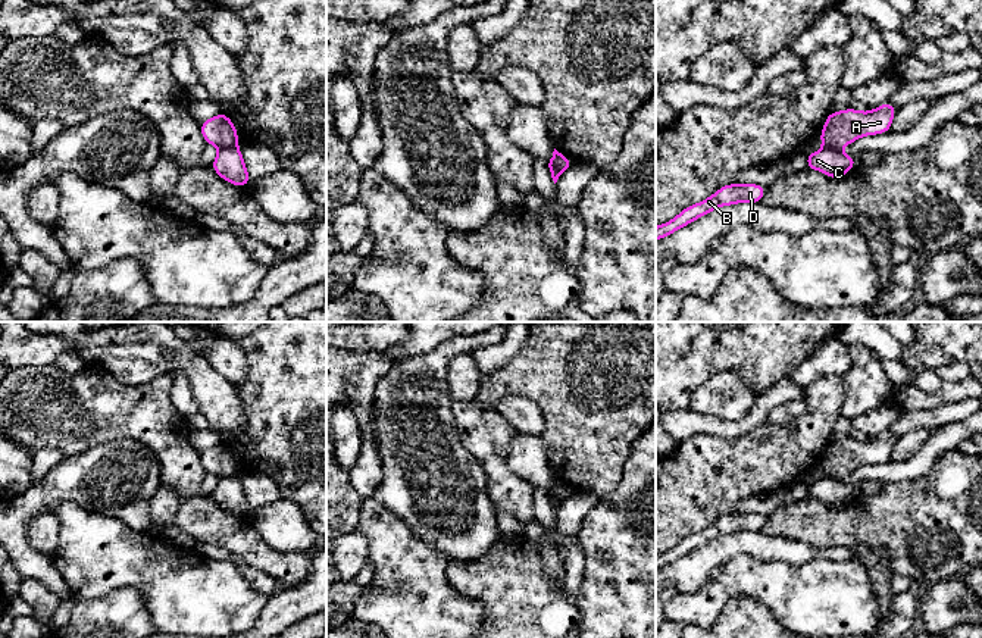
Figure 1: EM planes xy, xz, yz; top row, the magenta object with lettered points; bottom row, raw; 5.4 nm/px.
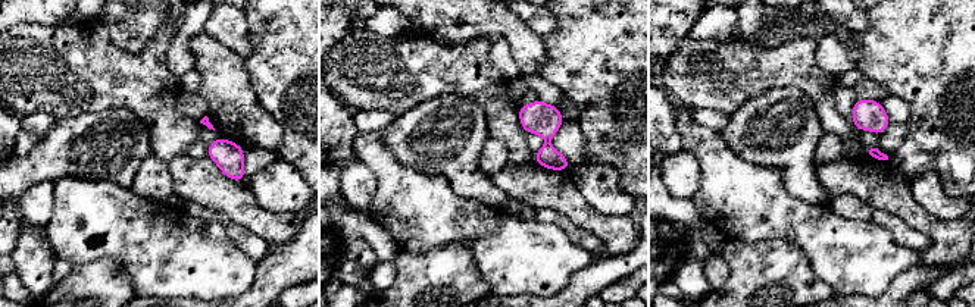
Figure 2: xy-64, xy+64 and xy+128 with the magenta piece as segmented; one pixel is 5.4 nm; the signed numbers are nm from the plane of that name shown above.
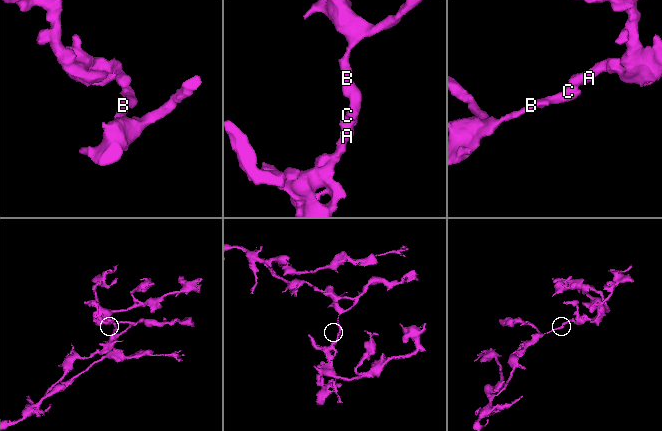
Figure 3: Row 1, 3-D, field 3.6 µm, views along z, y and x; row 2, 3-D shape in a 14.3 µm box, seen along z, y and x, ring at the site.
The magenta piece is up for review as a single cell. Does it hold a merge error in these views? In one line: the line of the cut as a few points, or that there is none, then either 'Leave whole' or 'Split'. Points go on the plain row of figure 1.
Split along xy (235, 474), (219, 478). Split

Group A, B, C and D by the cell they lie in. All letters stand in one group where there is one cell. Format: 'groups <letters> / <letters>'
groups A / B C D

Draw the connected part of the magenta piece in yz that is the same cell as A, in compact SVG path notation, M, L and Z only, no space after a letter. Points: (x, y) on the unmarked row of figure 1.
M889 431L870 441L860 441L851 437L841 441L831 441L819 469L825 476L838 479L860 466L885 463L891 460L895 441L897 437Z

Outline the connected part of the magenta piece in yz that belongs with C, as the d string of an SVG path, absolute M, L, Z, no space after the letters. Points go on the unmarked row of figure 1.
M823 476L819 481L806 484L807 498L839 509L856 495L856 487L839 482L838 479Z

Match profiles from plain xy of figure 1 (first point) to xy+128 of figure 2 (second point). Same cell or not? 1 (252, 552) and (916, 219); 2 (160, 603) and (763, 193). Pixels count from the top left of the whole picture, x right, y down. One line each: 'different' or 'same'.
1: same
2: same

